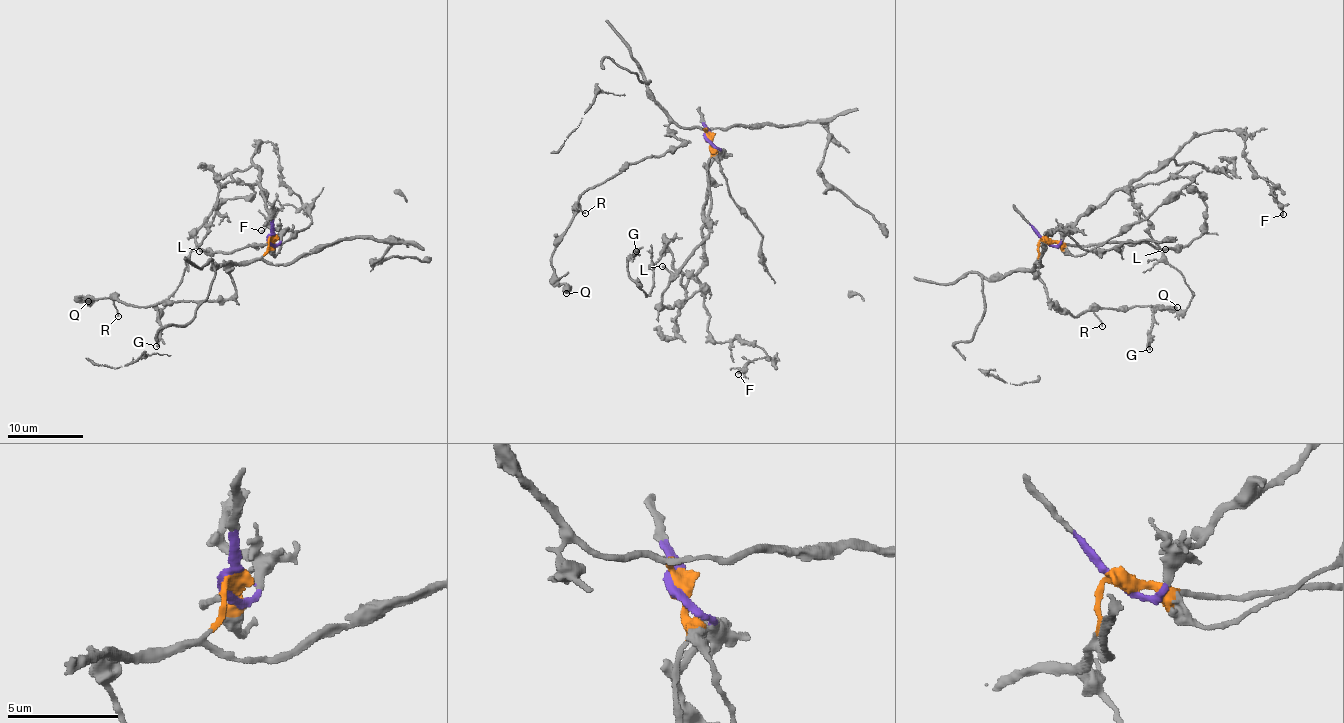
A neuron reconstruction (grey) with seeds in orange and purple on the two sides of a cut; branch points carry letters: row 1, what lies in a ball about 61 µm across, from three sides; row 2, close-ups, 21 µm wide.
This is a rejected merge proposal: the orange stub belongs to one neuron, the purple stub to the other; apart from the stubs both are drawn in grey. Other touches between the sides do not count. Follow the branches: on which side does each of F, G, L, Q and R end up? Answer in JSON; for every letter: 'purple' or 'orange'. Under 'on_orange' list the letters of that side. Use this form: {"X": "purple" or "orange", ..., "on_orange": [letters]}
{"F": "purple", "G": "purple", "L": "orange", "Q": "orange", "R": "orange", "on_orange": ["L", "Q", "R"]}

